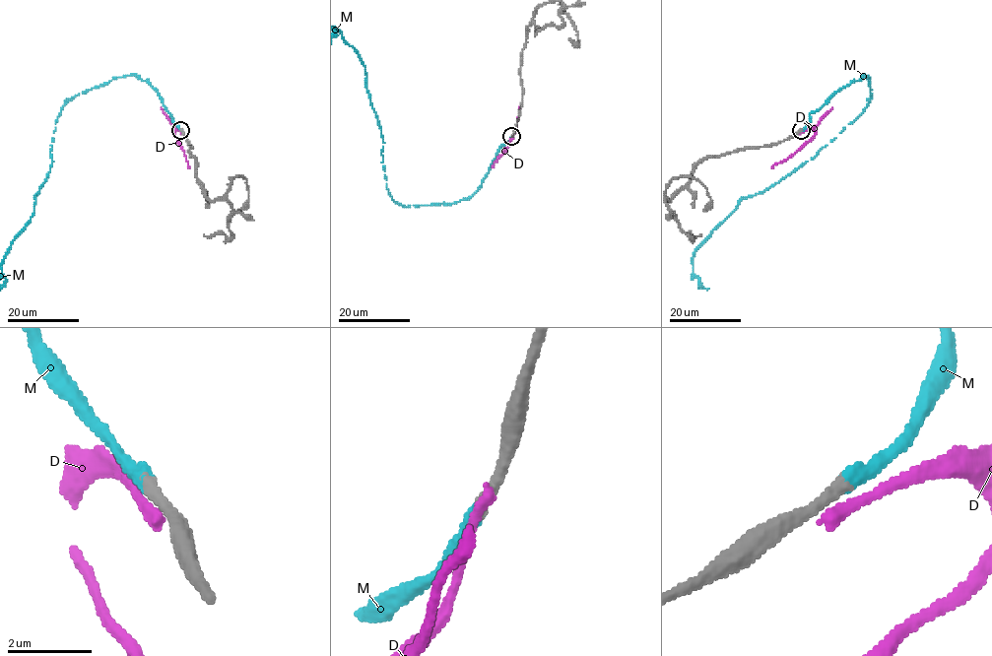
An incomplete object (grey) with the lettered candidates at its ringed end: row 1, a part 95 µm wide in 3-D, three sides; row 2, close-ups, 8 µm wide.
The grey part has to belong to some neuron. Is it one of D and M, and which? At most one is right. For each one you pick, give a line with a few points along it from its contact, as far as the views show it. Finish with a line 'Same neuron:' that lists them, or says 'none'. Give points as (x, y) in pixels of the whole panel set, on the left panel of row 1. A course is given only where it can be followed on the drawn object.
Same neuron: M

